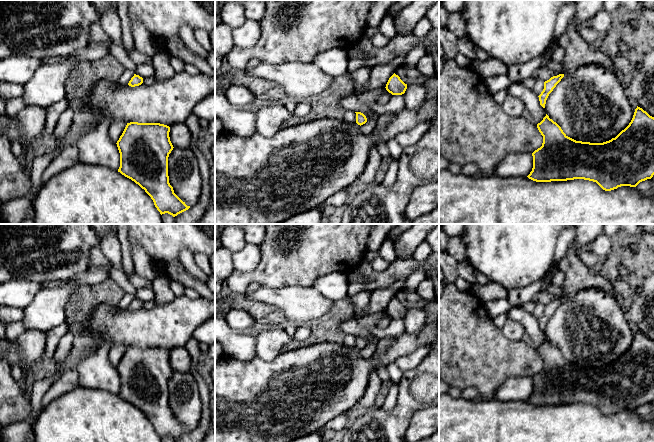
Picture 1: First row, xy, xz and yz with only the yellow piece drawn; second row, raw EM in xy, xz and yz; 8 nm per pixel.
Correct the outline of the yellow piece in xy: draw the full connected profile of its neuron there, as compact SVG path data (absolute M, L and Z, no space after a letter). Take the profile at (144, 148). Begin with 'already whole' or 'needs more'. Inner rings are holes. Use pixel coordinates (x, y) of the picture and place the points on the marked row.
already whole; M127 123L117 141L120 153L120 172L138 184L151 197L160 214L168 213L173 217L188 210L187 206L173 190L169 183L168 157L173 150L169 137L170 127L160 123Z

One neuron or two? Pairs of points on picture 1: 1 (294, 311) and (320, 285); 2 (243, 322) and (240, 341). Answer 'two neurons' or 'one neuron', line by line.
1: two neurons
2: two neurons

